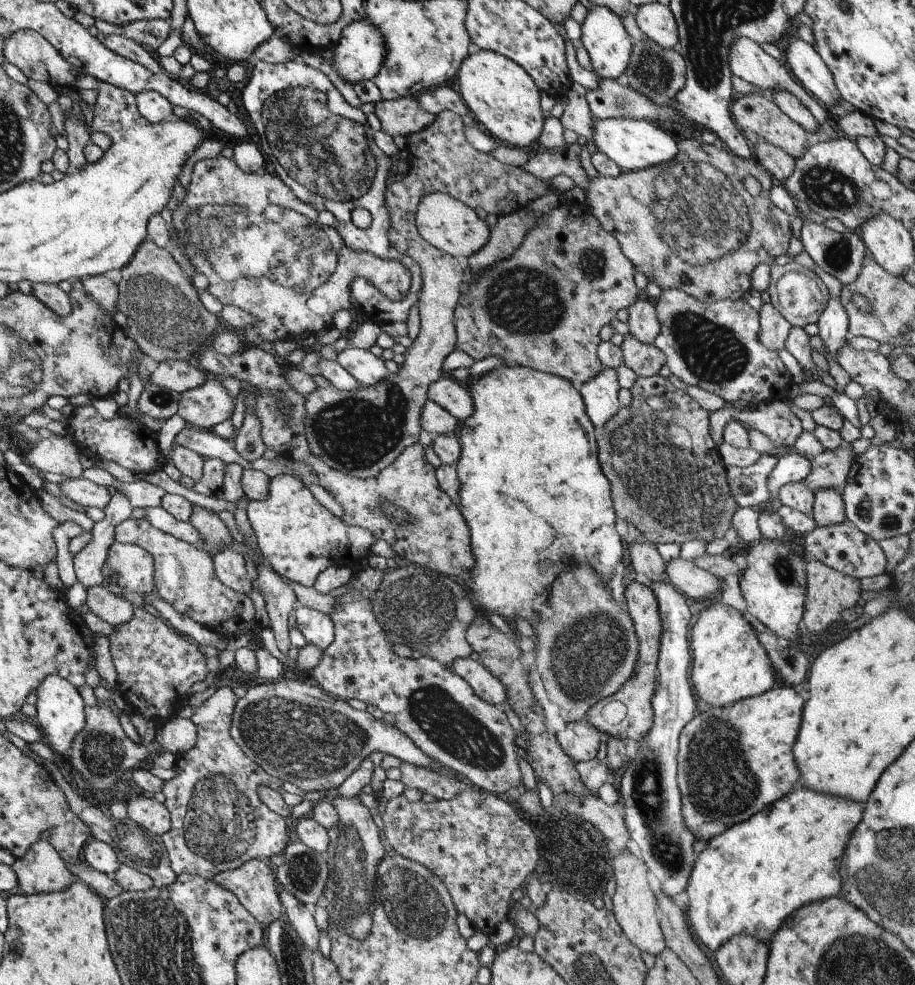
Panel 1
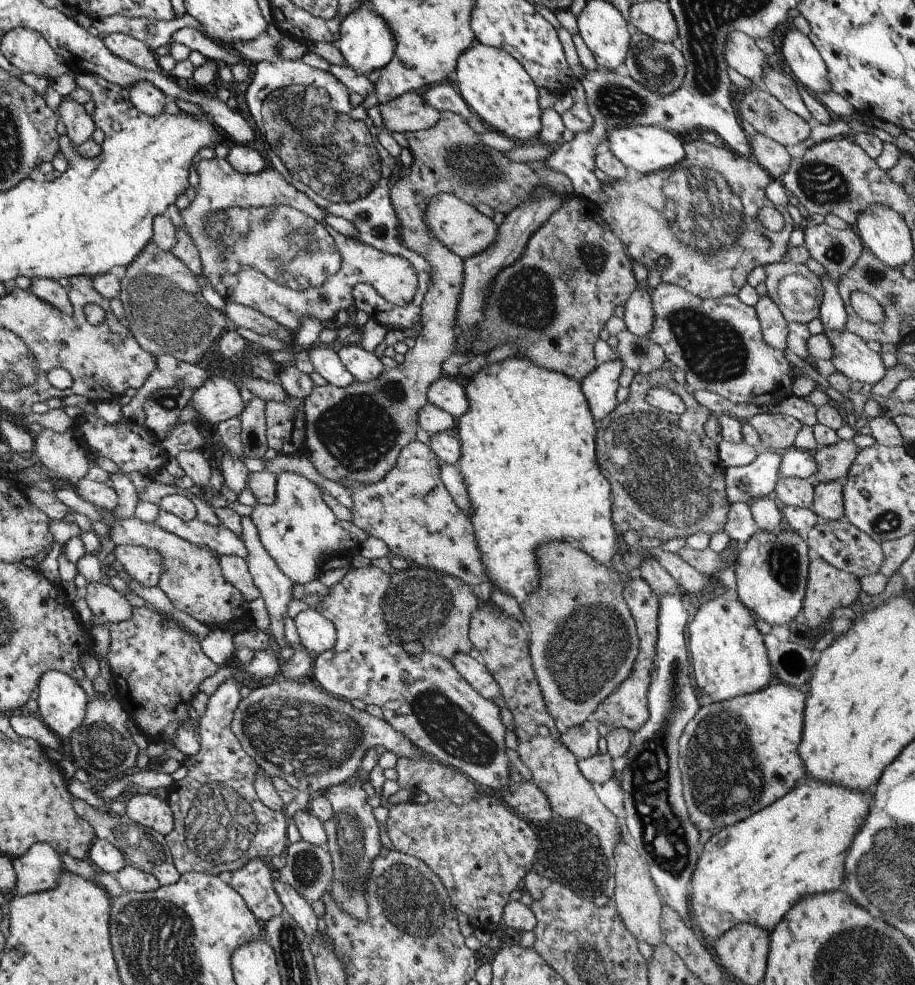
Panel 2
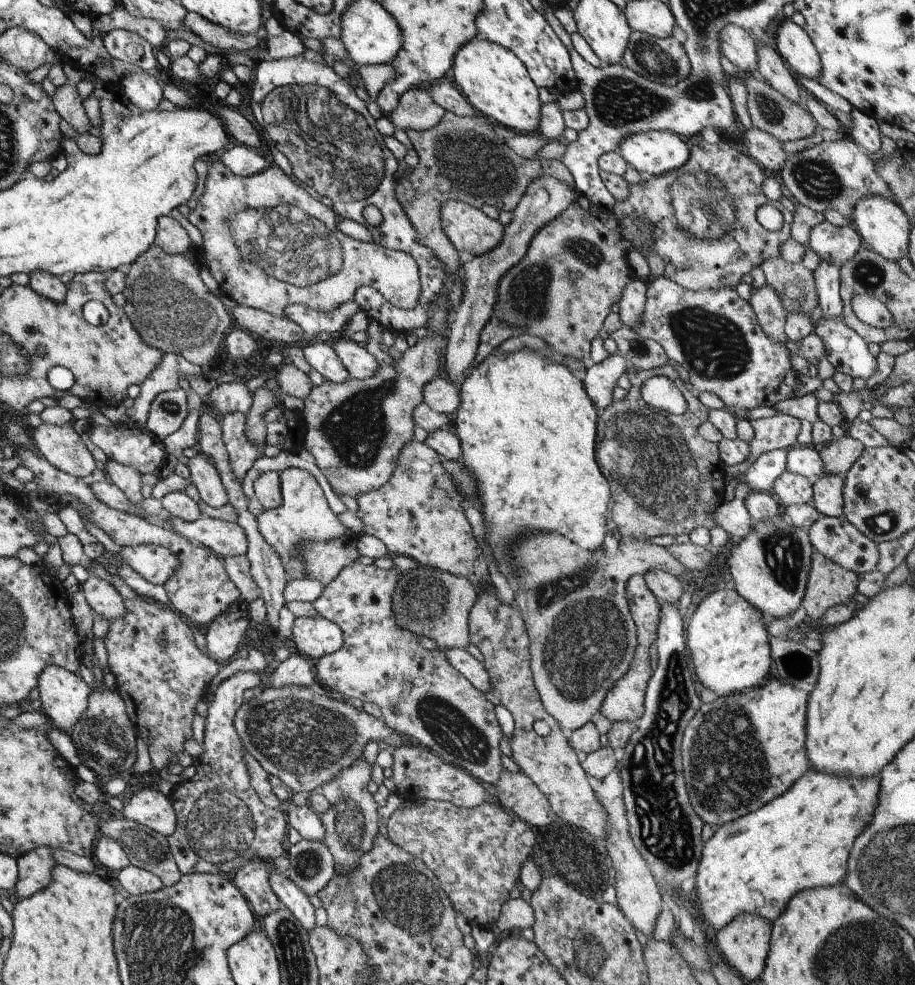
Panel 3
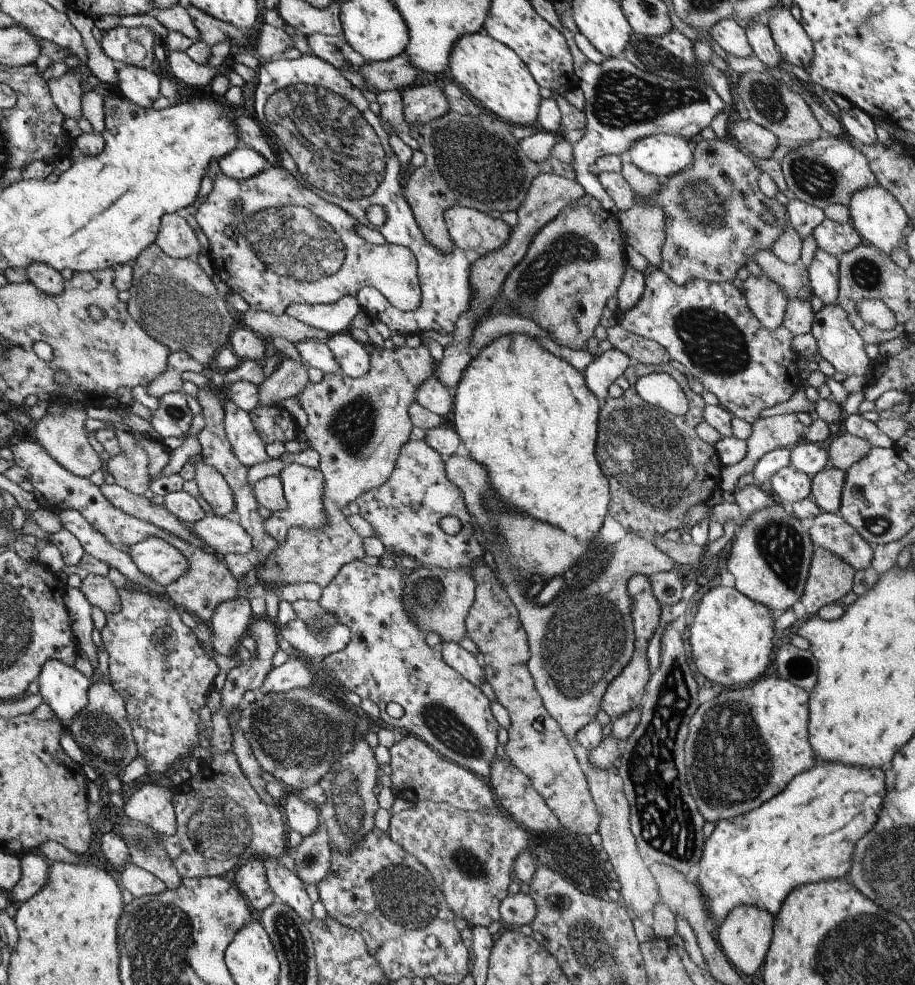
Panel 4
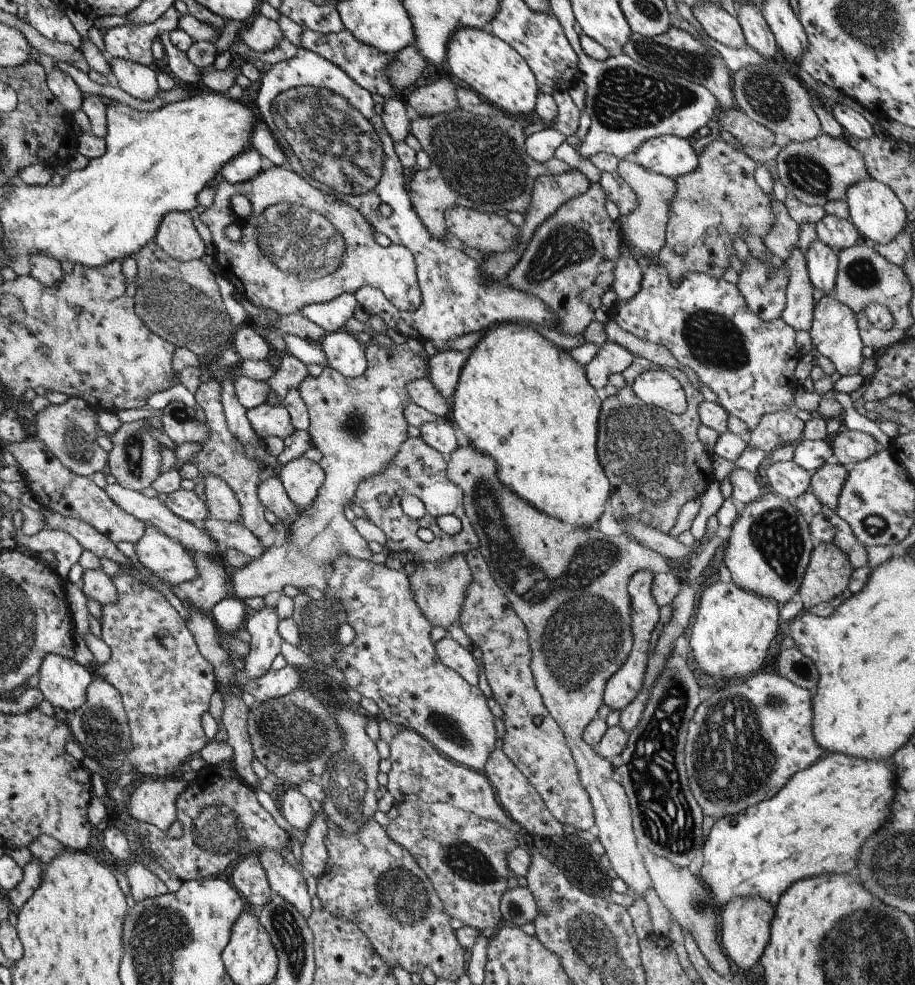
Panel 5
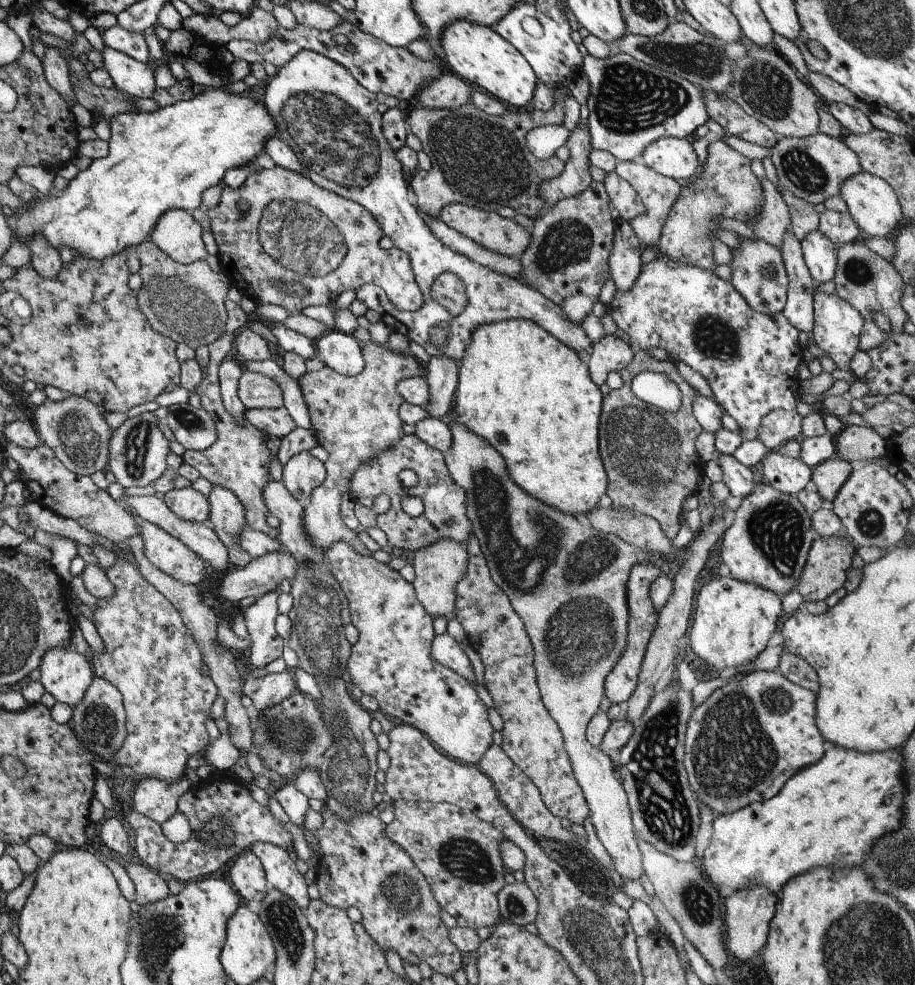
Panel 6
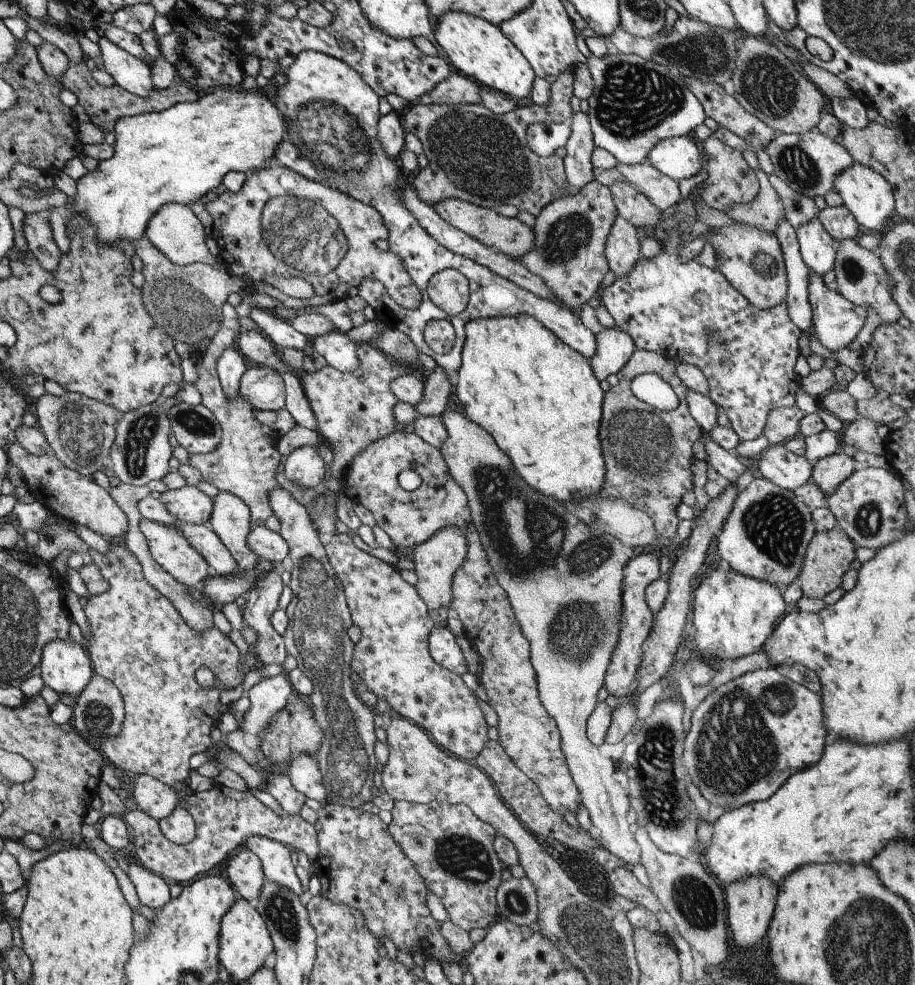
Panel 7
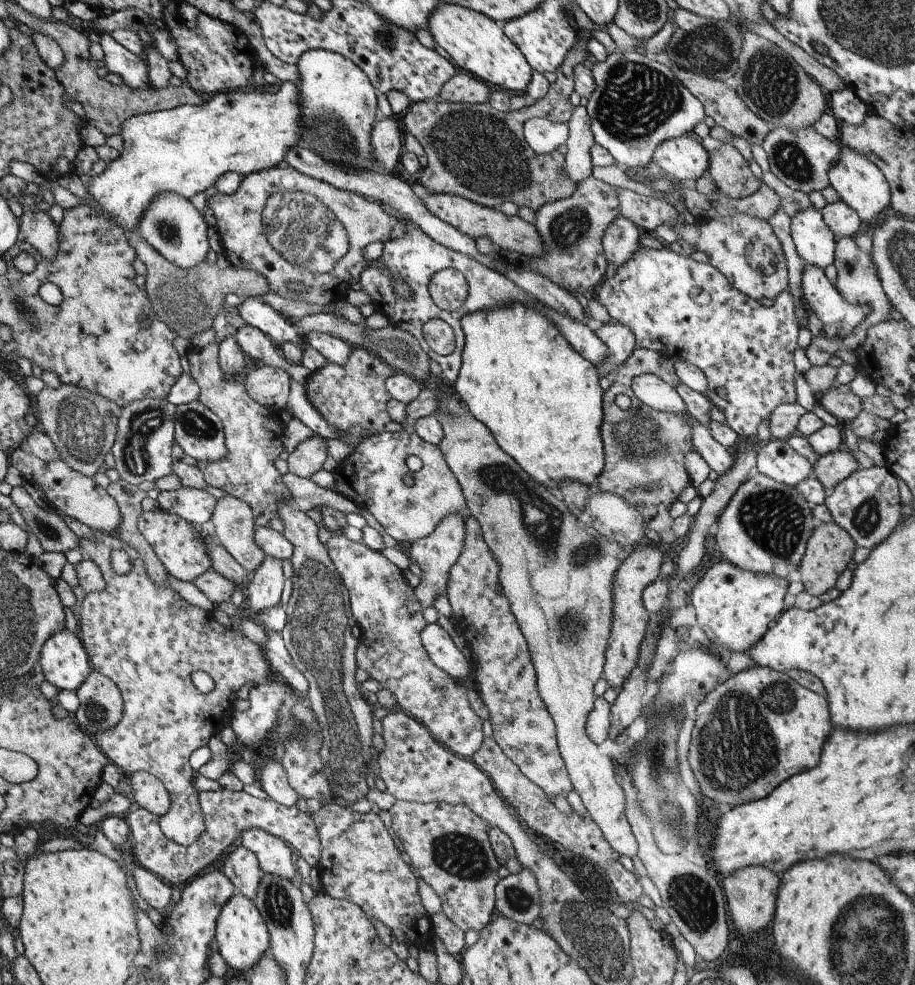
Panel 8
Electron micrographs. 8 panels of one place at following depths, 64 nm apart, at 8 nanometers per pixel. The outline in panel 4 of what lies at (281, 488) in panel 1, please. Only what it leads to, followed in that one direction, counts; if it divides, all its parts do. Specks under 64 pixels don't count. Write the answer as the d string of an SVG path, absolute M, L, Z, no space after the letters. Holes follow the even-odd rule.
M297 463L283 465L278 474L282 490L287 502L285 510L270 512L269 518L263 521L263 530L278 544L285 540L285 534L291 528L305 528L305 530L321 530L325 526L325 510L321 506L323 495L323 475L318 468L310 468Z

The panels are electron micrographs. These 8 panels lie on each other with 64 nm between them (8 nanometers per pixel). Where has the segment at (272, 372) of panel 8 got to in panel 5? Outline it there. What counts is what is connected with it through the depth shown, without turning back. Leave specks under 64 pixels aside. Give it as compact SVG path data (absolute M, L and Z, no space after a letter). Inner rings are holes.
M247 376L236 377L233 382L235 398L245 410L255 408L259 404L278 404L276 395L269 390L265 380L253 380Z

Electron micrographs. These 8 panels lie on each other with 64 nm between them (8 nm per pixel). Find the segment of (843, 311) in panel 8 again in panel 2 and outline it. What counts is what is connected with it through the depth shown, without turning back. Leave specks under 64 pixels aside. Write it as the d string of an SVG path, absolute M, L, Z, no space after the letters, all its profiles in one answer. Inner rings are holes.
M846 329L841 333L823 333L829 340L829 344L833 350L830 364L834 367L835 372L845 375L850 381L858 381L869 384L873 387L885 375L886 369L881 362L880 353L869 350L865 343L861 341L855 334L850 334Z

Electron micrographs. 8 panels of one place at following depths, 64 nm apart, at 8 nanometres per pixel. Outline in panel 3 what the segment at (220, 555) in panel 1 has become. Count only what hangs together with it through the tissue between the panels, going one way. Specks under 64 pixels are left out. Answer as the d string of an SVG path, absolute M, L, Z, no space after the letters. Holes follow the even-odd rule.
M244 555L225 556L221 558L226 576L240 593L244 603L252 602L259 597L257 586L252 582L249 573L249 562Z

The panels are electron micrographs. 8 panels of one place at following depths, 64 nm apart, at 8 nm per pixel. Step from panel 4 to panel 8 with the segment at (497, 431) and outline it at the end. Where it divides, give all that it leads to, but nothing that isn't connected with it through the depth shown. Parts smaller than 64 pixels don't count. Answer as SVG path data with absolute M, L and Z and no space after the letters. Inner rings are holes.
M511 302L509 306L501 306L501 308L495 308L495 310L469 312L463 318L459 318L459 324L464 336L464 343L457 378L450 386L458 395L458 398L467 406L469 415L489 429L497 446L505 454L509 454L517 462L519 468L525 474L529 474L529 478L533 478L533 482L545 486L545 488L552 492L556 492L554 489L561 482L565 482L565 480L575 480L575 482L581 482L581 484L585 484L585 486L590 488L594 487L595 479L597 474L601 472L604 462L604 452L600 436L600 426L603 420L602 390L597 382L599 374L596 368L577 351L574 351L572 346L569 346L565 338L559 334L557 326L553 326L553 322L549 322L549 318L545 318L545 314L541 314L541 310L537 310L537 306L529 306L529 304L523 304L523 302Z

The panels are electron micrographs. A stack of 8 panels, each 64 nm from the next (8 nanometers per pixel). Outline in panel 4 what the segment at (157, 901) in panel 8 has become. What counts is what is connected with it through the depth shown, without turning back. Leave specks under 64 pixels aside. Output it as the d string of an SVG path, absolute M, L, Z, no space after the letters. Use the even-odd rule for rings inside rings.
M127 862L125 868L119 874L119 882L122 888L126 888L133 897L143 895L153 896L159 894L166 886L149 871L143 870L133 862Z

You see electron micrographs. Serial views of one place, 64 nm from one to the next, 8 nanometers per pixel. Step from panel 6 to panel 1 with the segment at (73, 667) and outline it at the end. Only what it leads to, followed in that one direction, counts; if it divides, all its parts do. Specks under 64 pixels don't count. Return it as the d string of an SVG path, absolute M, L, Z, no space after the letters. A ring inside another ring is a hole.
M56 675L47 676L39 687L35 690L35 711L37 711L37 716L35 716L34 724L38 727L42 735L42 742L55 754L59 756L62 760L67 757L69 748L71 747L73 738L82 730L84 726L84 704L78 691L71 686L71 684Z

